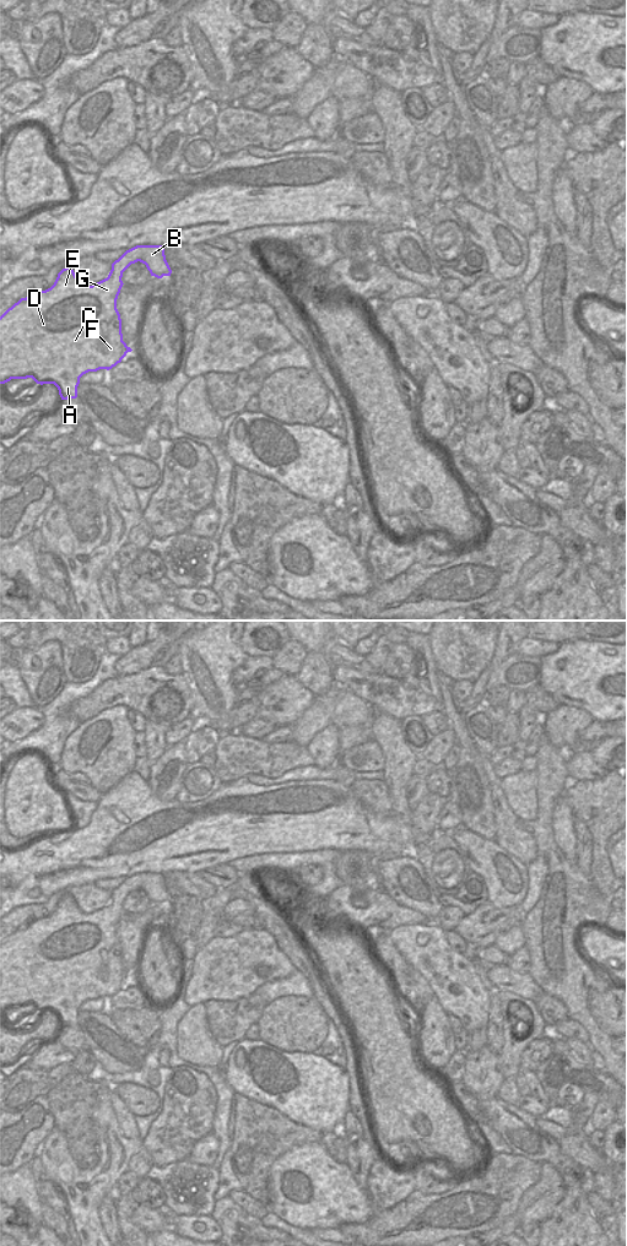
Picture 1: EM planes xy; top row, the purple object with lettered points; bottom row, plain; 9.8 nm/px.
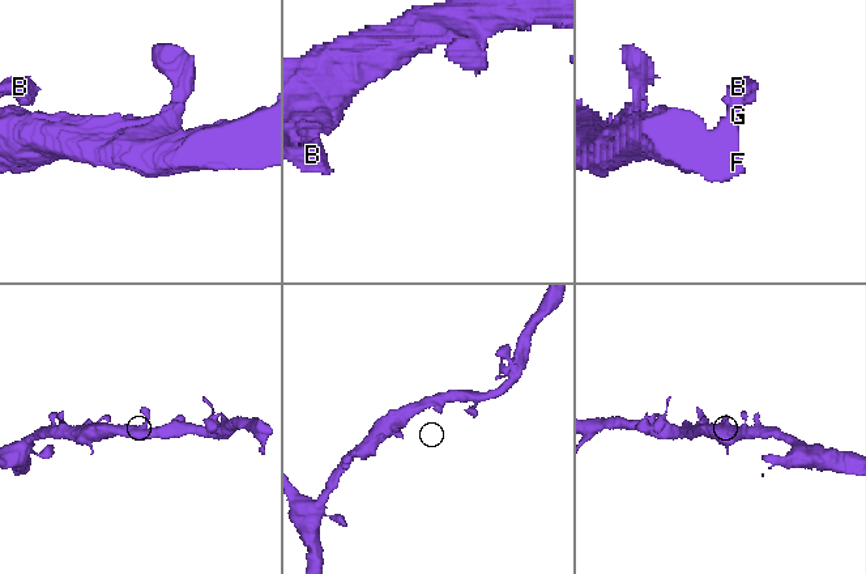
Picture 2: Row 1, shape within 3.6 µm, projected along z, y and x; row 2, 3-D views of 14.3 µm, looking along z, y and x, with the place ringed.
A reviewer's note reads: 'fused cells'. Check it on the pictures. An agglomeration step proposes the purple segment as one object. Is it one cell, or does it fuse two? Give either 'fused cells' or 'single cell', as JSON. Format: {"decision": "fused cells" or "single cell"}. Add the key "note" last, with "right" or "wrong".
{"decision": "single cell", "note": "wrong"}

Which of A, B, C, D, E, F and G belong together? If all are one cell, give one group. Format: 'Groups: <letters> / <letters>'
Groups: A B C D E F G

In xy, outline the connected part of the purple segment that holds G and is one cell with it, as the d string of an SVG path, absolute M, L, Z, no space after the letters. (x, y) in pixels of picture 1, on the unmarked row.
M136 873L112 892L107 906L83 914L74 898L63 896L54 912L21 926L0 944L0 1012L32 1006L37 1012L54 1012L61 1028L76 1026L80 1006L88 999L112 997L133 977L123 969L117 927L123 900L135 890L146 893L151 904L171 904L162 873Z

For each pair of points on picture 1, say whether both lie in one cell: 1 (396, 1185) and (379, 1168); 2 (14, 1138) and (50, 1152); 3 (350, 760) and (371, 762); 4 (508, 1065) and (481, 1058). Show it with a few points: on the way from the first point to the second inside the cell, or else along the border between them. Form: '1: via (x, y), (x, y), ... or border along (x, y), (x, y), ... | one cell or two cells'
1: via (393, 1181), (383, 1171) | one cell
2: border along (53, 1127), (37, 1154) | two cells
3: via (355, 760), (366, 760) | one cell
4: border along (498, 1056), (500, 1071), (504, 1078) | two cells

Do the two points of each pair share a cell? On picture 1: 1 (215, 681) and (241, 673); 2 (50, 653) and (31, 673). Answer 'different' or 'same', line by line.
1: different
2: same

